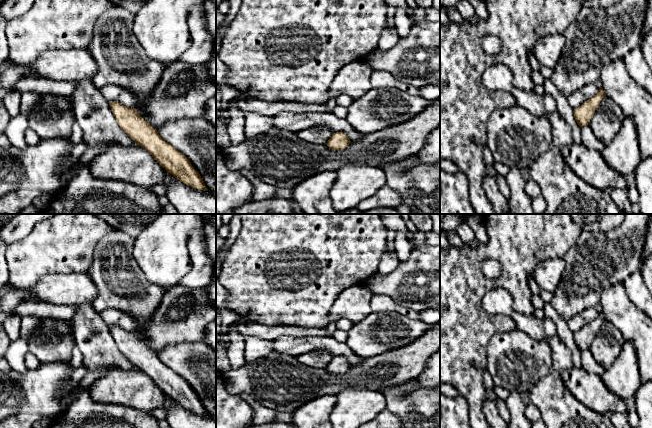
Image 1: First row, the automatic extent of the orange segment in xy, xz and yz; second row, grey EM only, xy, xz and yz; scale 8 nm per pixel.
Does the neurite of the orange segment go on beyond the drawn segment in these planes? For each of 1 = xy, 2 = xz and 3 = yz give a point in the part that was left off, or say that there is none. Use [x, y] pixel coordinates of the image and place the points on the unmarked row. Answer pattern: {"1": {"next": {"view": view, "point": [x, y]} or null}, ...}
{"1": {"next": null}, "2": {"next": null}, "3": {"next": null}}

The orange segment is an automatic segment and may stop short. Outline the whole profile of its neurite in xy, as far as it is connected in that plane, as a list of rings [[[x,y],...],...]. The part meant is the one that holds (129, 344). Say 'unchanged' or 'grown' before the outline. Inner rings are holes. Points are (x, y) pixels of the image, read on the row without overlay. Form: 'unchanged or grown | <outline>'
unchanged | [[[111,326],[109,329],[120,352],[145,372],[168,397],[188,410],[208,415],[200,398],[186,380],[166,366],[135,332],[119,326]]]

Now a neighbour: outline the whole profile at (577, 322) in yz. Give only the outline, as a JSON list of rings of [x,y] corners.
[[[591,306],[577,315],[573,316],[568,322],[568,327],[573,333],[581,330],[585,325],[595,320],[600,313],[599,306]]]

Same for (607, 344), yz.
[[[606,320],[599,327],[589,349],[596,362],[607,369],[617,360],[624,343],[625,340],[619,330]]]

